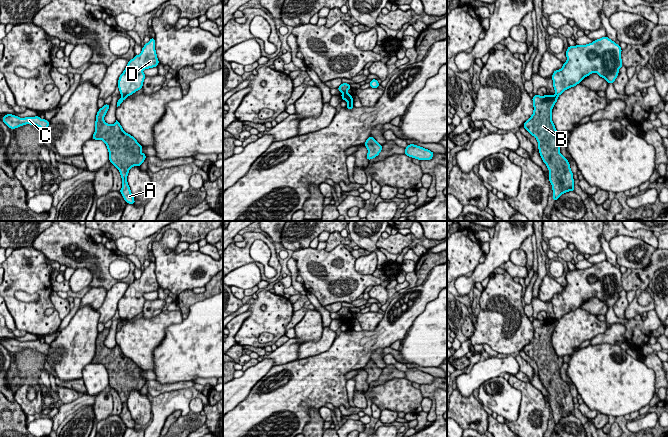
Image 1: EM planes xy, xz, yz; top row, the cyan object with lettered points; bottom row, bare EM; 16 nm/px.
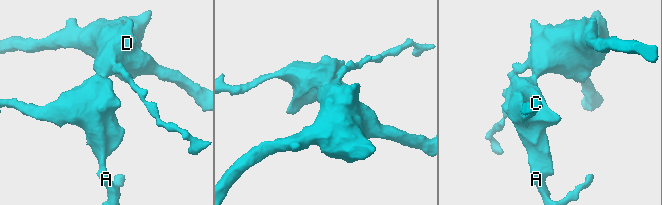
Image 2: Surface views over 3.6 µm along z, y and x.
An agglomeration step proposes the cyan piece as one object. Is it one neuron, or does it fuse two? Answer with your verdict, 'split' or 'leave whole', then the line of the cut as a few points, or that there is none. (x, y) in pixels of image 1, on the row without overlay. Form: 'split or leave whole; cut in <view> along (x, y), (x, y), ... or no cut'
split; cut in yz along (555, 318), (557, 320)

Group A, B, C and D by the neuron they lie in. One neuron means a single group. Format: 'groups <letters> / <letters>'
groups A B C / D

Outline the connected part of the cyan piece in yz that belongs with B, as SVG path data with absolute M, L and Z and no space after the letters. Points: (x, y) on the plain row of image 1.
M534 319L533 338L523 348L525 354L536 362L539 378L549 394L553 425L566 416L575 415L570 387L560 377L563 357L556 354L552 345L552 333L557 324L557 319Z

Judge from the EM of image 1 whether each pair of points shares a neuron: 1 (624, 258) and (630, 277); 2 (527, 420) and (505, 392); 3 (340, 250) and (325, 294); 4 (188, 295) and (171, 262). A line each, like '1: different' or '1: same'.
1: different
2: different
3: same
4: different

